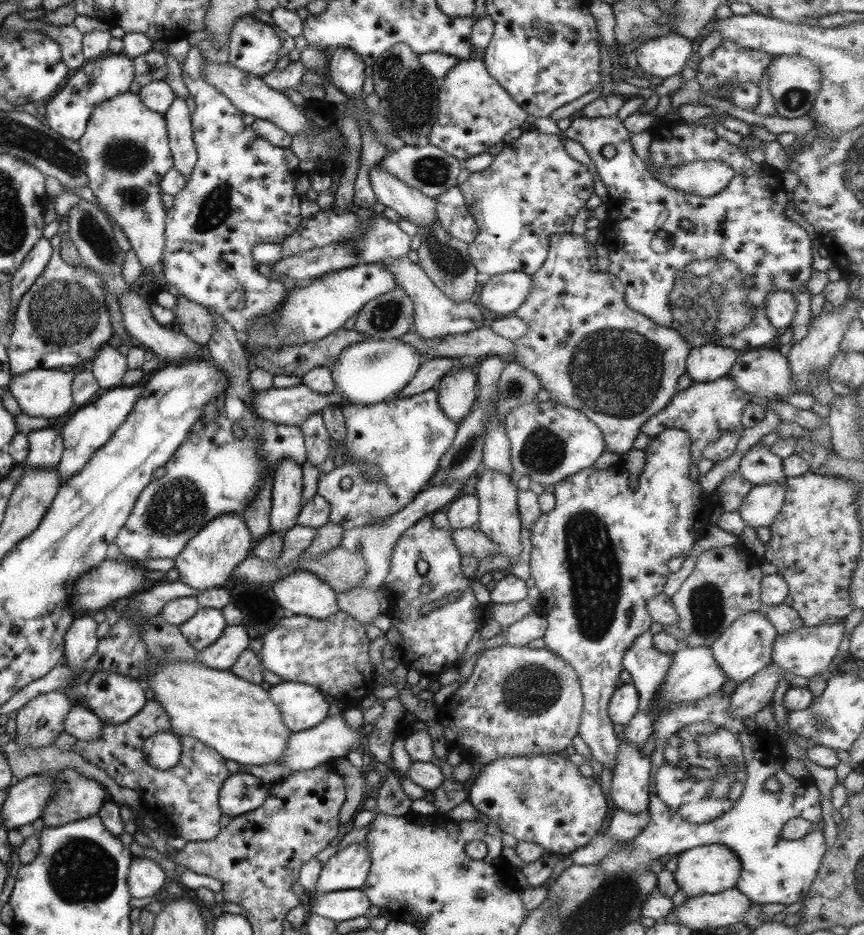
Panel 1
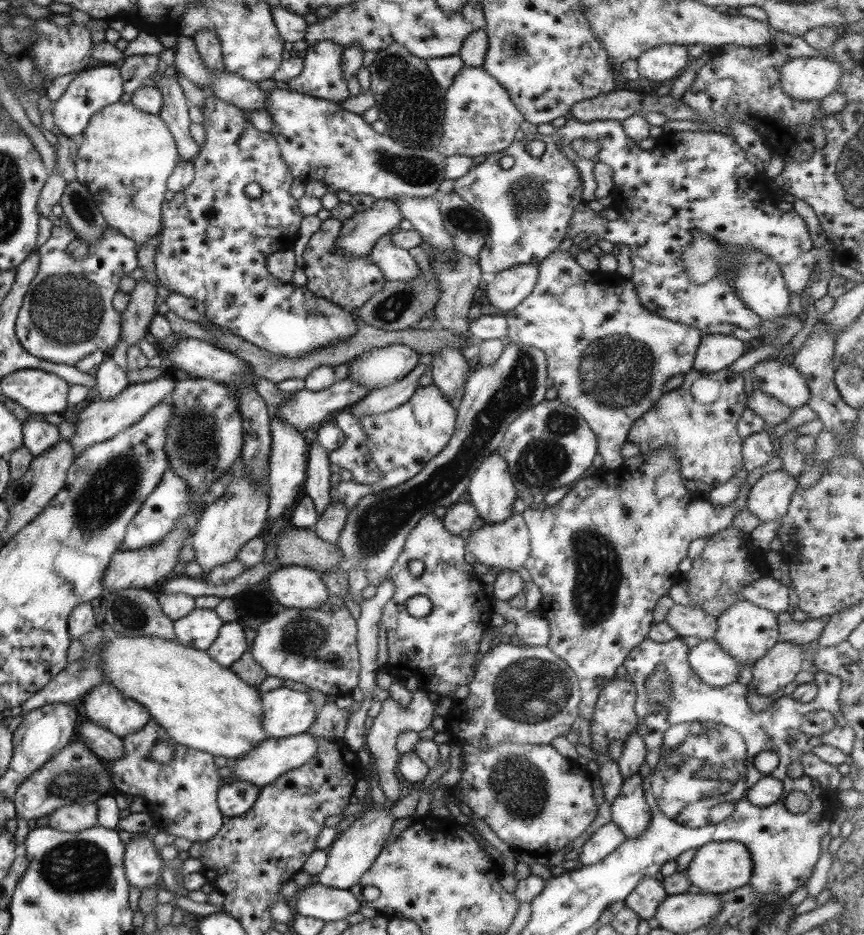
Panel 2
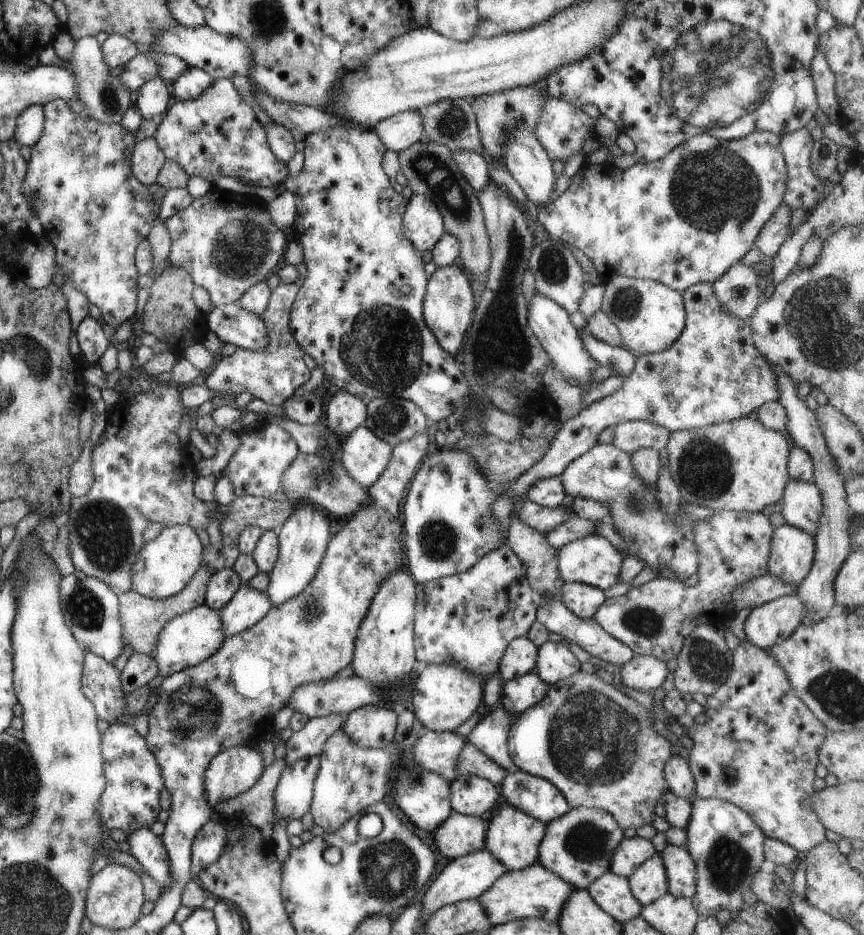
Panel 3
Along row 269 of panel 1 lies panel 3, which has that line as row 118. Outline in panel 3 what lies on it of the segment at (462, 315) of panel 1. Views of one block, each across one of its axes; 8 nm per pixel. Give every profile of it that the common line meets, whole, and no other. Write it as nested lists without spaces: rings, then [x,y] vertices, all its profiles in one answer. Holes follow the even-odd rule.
[[[403,111],[377,122],[372,130],[386,150],[399,153],[425,135],[421,115],[421,111]]]

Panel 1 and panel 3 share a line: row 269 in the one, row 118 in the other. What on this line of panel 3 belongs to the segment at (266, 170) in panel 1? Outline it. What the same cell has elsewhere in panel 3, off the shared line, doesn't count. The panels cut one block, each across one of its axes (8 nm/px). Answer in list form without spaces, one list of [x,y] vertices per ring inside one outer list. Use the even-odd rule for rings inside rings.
[[[227,79],[212,80],[195,100],[172,100],[155,130],[154,139],[166,159],[177,162],[187,176],[199,176],[210,185],[213,185],[219,176],[227,176],[227,178],[245,180],[259,188],[273,184],[281,185],[287,177],[287,167],[271,152],[263,132],[263,125],[251,110],[251,106],[239,96],[233,83]]]

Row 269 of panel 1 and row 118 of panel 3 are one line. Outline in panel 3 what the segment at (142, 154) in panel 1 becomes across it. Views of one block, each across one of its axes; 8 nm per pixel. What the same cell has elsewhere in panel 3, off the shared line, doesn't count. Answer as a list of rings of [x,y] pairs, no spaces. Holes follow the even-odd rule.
[[[159,76],[143,82],[137,89],[135,106],[142,118],[151,119],[163,114],[172,103],[171,90]]]

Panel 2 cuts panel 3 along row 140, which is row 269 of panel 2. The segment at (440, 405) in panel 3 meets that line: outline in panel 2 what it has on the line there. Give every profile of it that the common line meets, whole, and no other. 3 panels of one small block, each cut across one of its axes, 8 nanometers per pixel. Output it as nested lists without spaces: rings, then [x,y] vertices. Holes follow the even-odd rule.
[[[329,217],[321,221],[318,231],[310,236],[303,250],[303,272],[306,276],[304,287],[311,294],[350,311],[363,306],[373,294],[383,288],[387,280],[376,264],[371,262],[370,254],[361,258],[343,258],[333,252],[341,227],[342,223]]]

